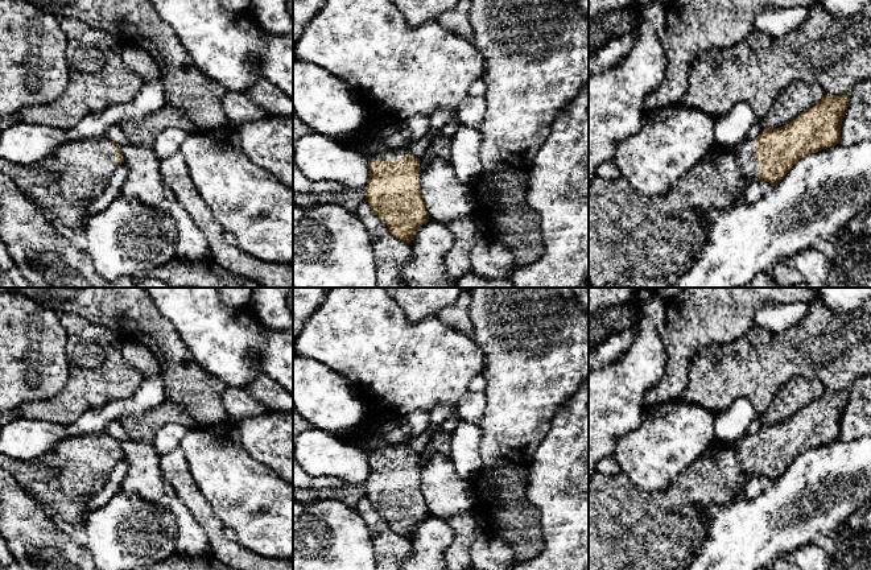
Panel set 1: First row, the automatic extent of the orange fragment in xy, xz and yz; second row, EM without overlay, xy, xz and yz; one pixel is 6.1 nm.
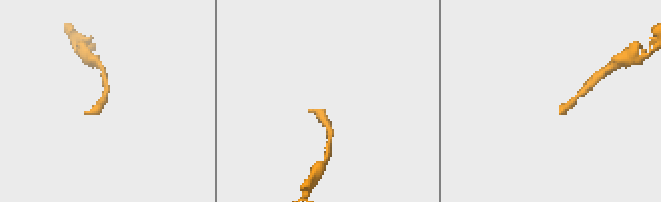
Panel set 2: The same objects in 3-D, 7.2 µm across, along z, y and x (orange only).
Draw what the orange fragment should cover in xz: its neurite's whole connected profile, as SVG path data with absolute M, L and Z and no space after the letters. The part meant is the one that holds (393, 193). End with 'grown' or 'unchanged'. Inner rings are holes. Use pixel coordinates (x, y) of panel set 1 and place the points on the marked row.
M358 88L352 91L364 108L366 117L355 133L335 140L352 148L362 148L370 158L366 202L389 232L408 244L414 239L416 230L430 219L421 197L420 158L410 156L408 146L391 149L377 144L371 148L379 132L400 119L366 92Z; grown

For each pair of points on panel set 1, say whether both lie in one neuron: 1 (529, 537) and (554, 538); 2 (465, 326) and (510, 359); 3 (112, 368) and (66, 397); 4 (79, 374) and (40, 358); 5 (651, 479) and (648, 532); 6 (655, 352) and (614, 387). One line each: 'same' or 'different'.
1: different
2: different
3: same
4: different
5: different
6: same

